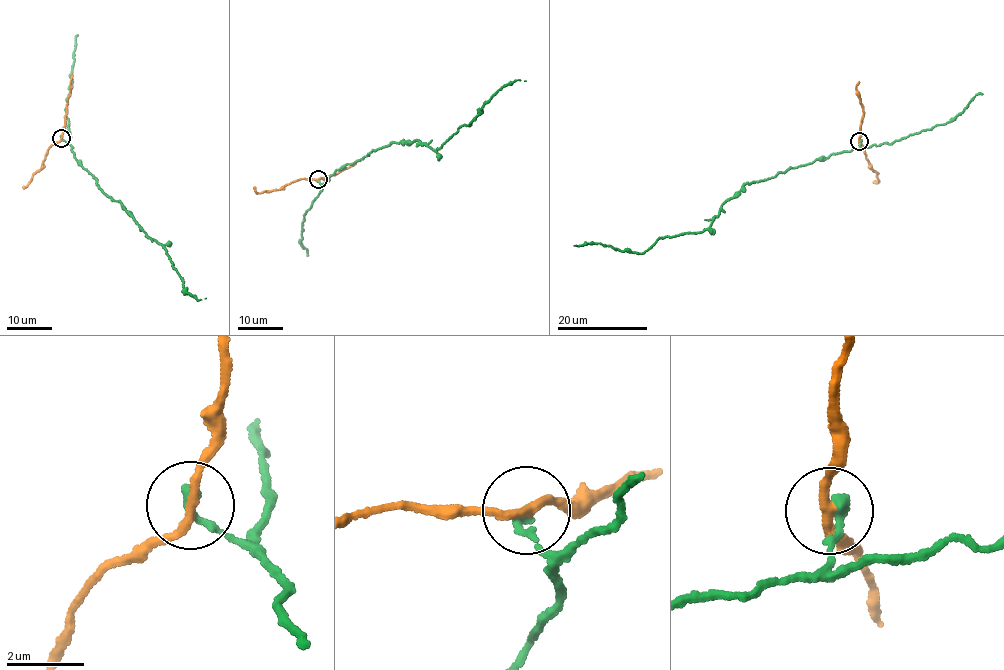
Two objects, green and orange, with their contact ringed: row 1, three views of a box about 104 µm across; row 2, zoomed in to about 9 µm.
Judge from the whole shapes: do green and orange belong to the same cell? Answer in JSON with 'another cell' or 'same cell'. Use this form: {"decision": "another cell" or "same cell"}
{"decision": "another cell"}

